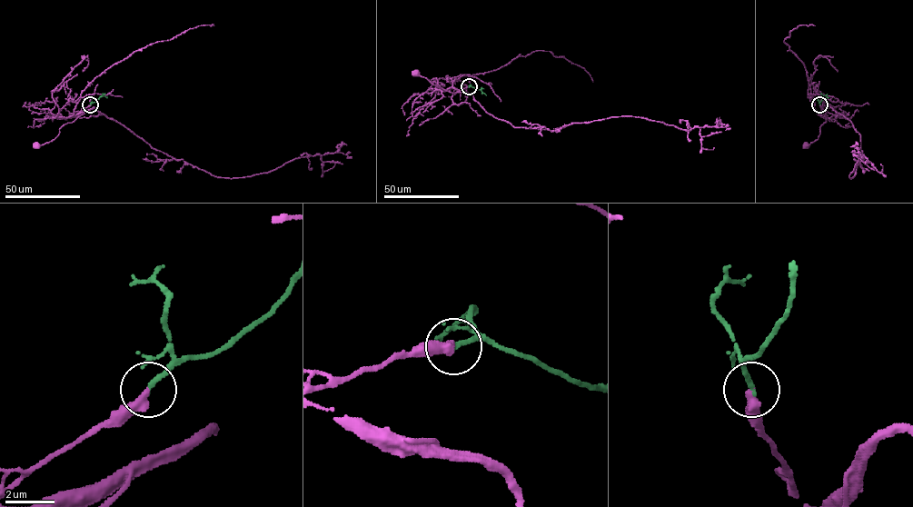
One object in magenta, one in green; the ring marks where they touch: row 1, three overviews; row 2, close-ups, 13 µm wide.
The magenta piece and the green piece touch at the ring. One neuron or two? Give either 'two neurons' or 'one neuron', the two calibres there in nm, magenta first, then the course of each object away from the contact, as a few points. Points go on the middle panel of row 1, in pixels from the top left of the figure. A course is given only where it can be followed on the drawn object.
one neuron | 400/200 nm | magenta via (470, 87), (461, 89), (465, 92), (451, 93), (416, 72) | green via (470, 87), (480, 89), (486, 95)

